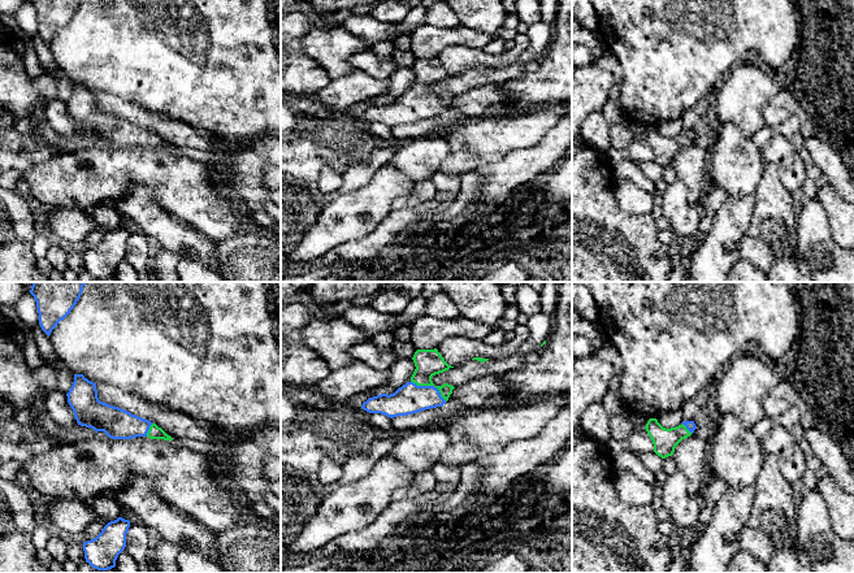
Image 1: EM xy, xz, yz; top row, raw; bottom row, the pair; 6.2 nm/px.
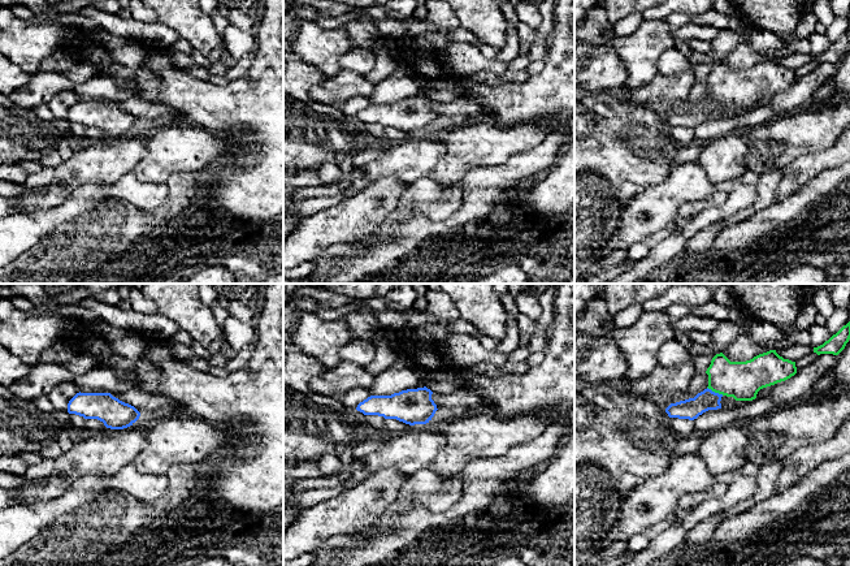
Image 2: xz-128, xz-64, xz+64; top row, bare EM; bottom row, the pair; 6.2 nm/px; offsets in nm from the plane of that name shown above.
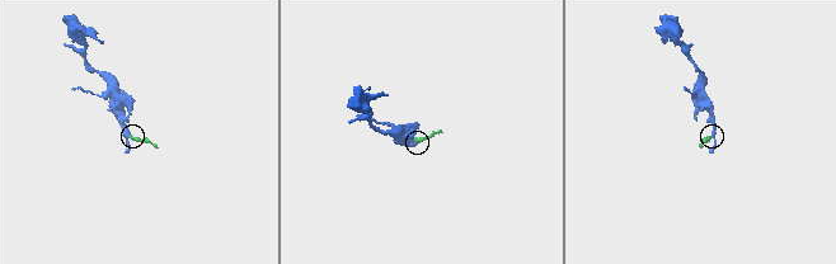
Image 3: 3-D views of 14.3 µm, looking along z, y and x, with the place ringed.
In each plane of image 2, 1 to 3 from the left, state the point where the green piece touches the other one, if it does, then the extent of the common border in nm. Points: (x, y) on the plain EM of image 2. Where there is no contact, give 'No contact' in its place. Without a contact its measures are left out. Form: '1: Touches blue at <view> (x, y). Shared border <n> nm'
1: No contact
2: No contact
3: Touches blue at xz+64 (714, 100). Shared border 120 nm

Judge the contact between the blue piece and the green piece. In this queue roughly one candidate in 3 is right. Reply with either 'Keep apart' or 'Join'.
Join

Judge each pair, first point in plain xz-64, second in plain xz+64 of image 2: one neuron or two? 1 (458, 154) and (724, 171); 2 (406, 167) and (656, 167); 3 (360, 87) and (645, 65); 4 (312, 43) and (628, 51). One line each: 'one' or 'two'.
1: two
2: two
3: two
4: one

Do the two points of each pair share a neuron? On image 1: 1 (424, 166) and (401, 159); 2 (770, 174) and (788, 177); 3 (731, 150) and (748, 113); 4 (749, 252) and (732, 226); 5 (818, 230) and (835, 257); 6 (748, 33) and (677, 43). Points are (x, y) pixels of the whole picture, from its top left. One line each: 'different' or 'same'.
1: same
2: different
3: different
4: different
5: same
6: same

